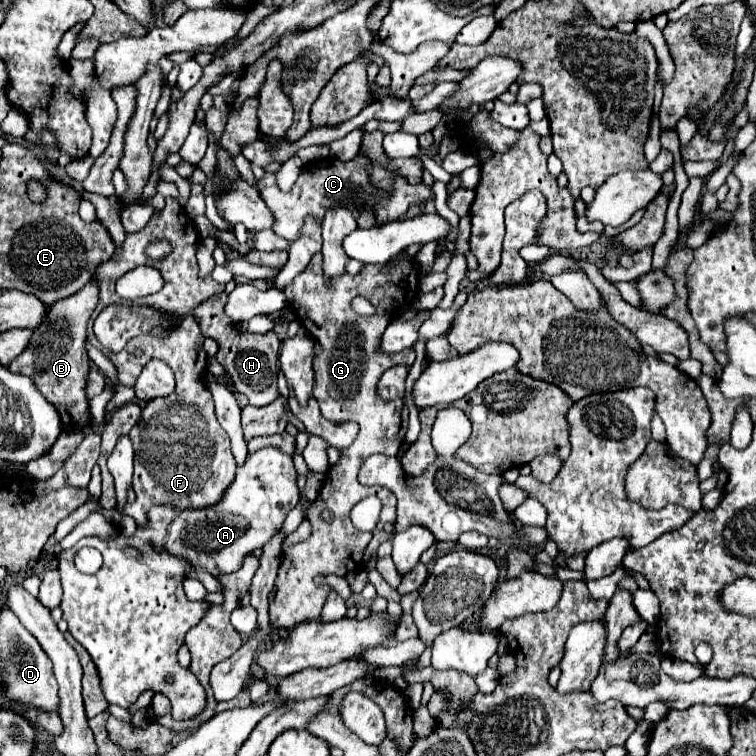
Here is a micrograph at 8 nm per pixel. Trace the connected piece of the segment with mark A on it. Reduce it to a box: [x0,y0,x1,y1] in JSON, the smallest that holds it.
[57,447,299,719]

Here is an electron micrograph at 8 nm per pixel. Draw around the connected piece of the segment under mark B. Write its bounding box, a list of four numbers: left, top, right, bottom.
[9,281,95,431]

